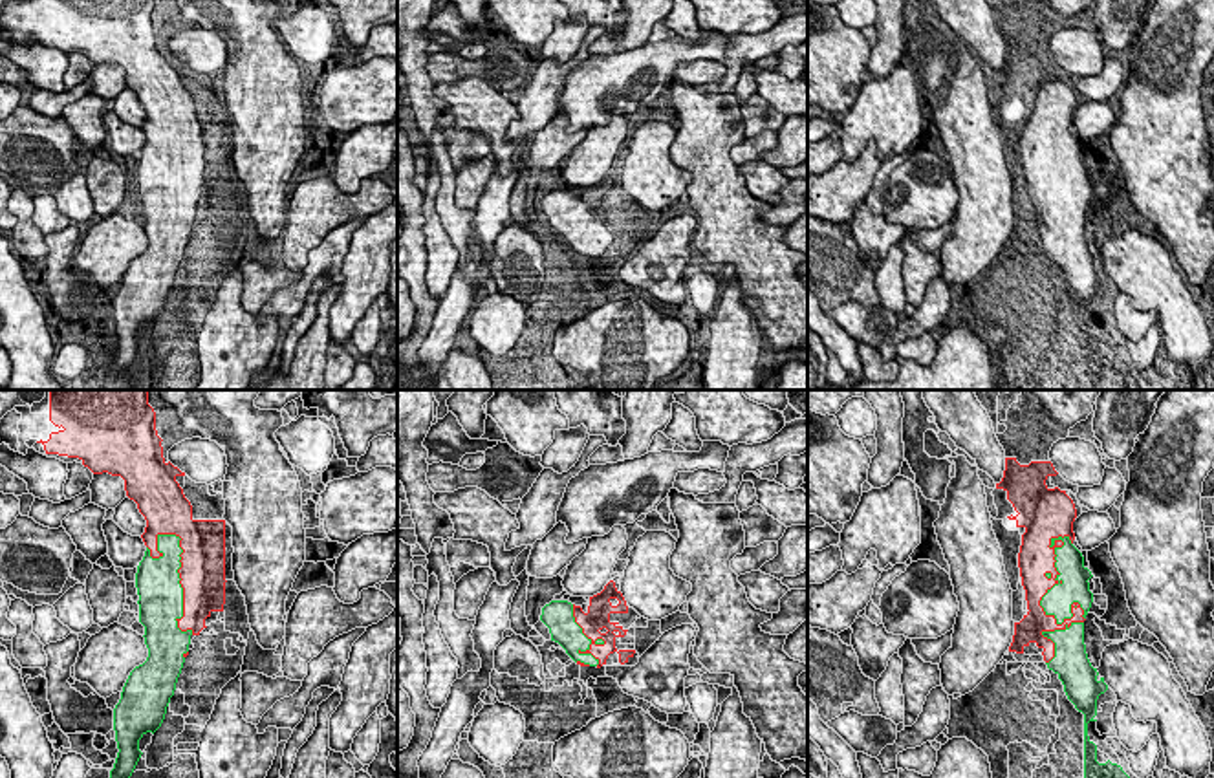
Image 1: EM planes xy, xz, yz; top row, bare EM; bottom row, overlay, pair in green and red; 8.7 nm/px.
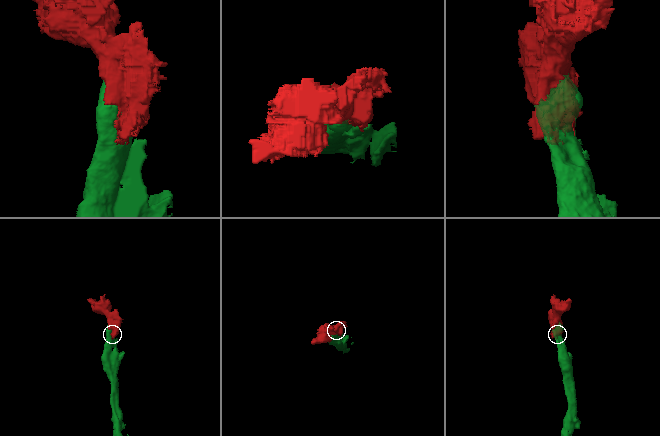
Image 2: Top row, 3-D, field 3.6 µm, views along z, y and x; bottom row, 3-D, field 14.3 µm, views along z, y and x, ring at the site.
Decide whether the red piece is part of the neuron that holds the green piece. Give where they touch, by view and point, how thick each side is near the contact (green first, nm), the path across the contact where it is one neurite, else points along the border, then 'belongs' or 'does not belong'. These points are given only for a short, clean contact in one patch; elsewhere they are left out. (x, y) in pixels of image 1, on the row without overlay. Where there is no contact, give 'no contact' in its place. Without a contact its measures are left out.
meets green in yz at (1042, 196); 240 nm thick on the green side, 240 nm on the other; belongs

